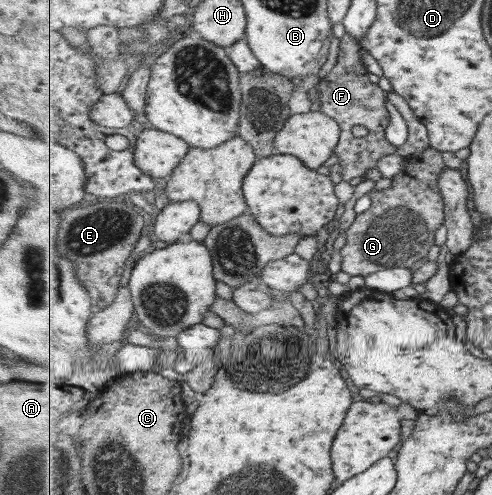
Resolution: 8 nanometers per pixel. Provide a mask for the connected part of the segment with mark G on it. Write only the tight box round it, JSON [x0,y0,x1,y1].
[341,147,445,278]

